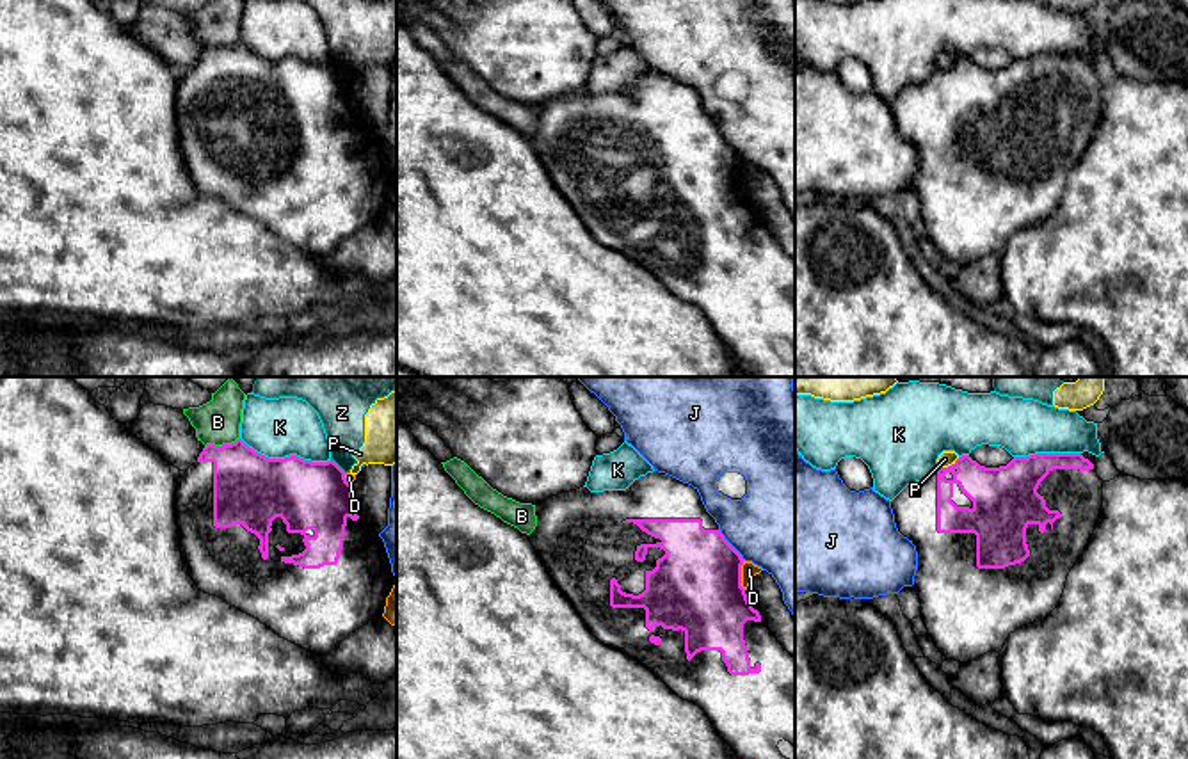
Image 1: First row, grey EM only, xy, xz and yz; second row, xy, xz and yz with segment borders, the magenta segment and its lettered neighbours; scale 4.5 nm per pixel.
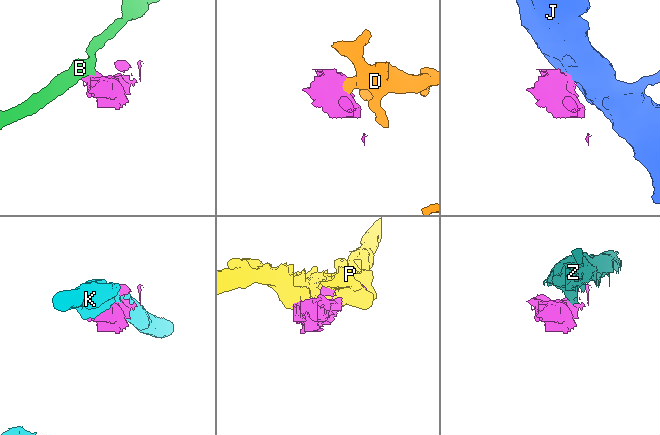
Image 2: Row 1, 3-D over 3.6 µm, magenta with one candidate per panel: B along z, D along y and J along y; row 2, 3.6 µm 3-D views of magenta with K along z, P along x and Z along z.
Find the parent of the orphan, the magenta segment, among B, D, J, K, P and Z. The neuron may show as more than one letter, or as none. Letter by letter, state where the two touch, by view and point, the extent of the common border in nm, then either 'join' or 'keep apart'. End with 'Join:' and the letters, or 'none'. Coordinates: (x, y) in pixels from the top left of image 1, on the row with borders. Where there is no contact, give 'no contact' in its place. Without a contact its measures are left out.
B: xy (223, 445) | 170 nm | keep apart
D: xz (740, 575) | 140 nm | keep apart
J: xz (730, 544) | 180 nm | keep apart
K: xy (285, 457) | 420 nm | keep apart
P: yz (948, 466) | 120 nm | keep apart
Z: xy (338, 466) | 100 nm | keep apart
Join: none

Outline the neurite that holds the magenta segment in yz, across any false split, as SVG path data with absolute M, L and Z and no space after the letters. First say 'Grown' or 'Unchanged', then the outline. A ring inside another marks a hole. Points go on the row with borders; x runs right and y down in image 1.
Grown. M1081 453L1014 457L999 467L985 467L962 455L907 485L891 501L898 531L918 551L912 587L919 595L921 619L946 659L969 663L991 651L999 652L1015 629L1046 619L1060 604L1067 576L1101 519L1103 483Z

